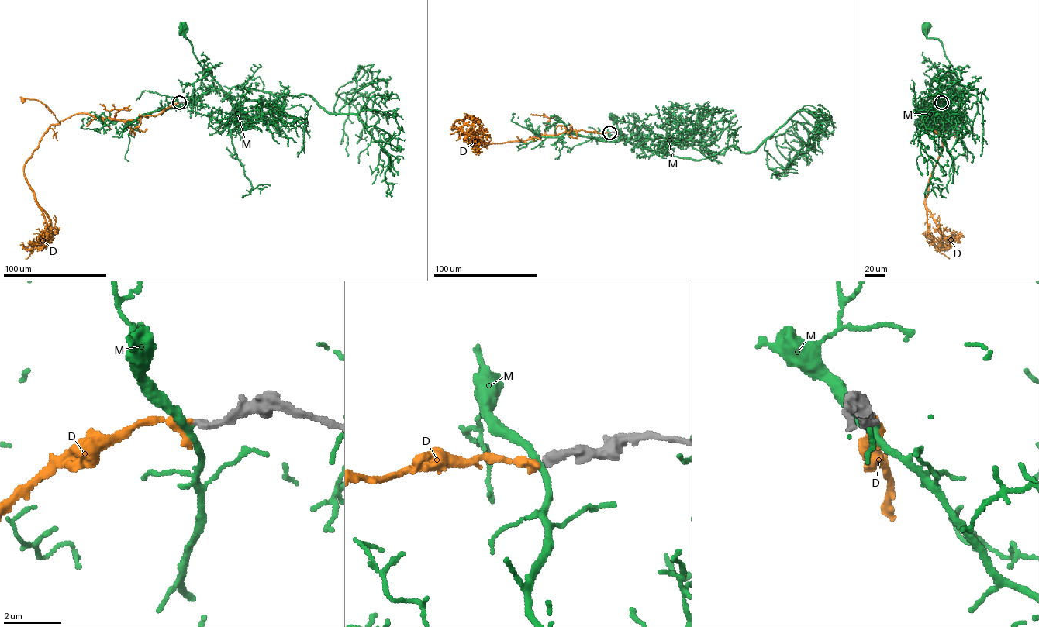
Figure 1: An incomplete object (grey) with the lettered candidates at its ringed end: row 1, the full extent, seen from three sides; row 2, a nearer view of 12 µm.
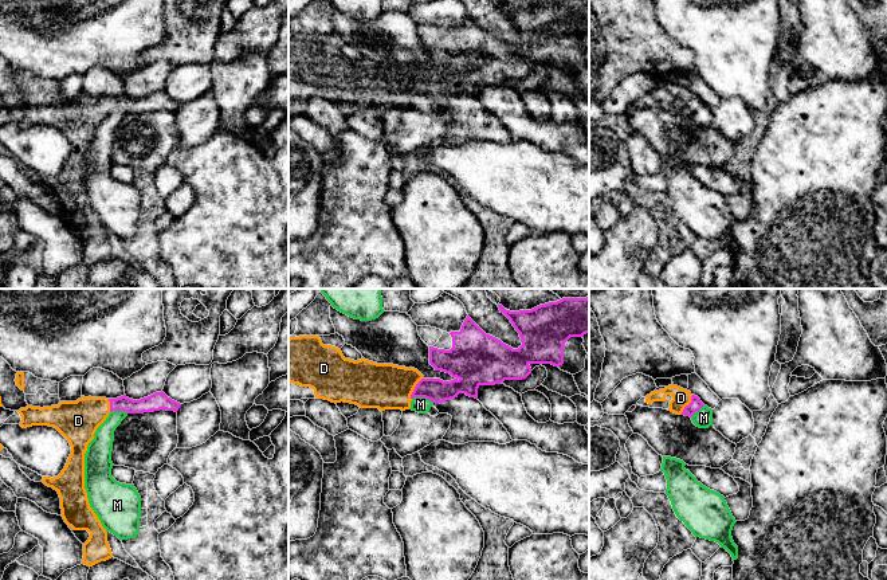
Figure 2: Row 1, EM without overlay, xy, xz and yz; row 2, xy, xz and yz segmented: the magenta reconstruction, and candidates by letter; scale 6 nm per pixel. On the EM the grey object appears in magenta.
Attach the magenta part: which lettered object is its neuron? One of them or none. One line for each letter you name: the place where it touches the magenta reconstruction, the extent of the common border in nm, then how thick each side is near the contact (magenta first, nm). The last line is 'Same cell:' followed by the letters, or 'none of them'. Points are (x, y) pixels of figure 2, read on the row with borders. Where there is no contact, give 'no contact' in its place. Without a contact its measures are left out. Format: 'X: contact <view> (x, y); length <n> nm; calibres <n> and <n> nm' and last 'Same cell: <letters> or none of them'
D: contact xz (415, 388); length 150 nm; calibres 140 and 280 nm
Same cell: D

